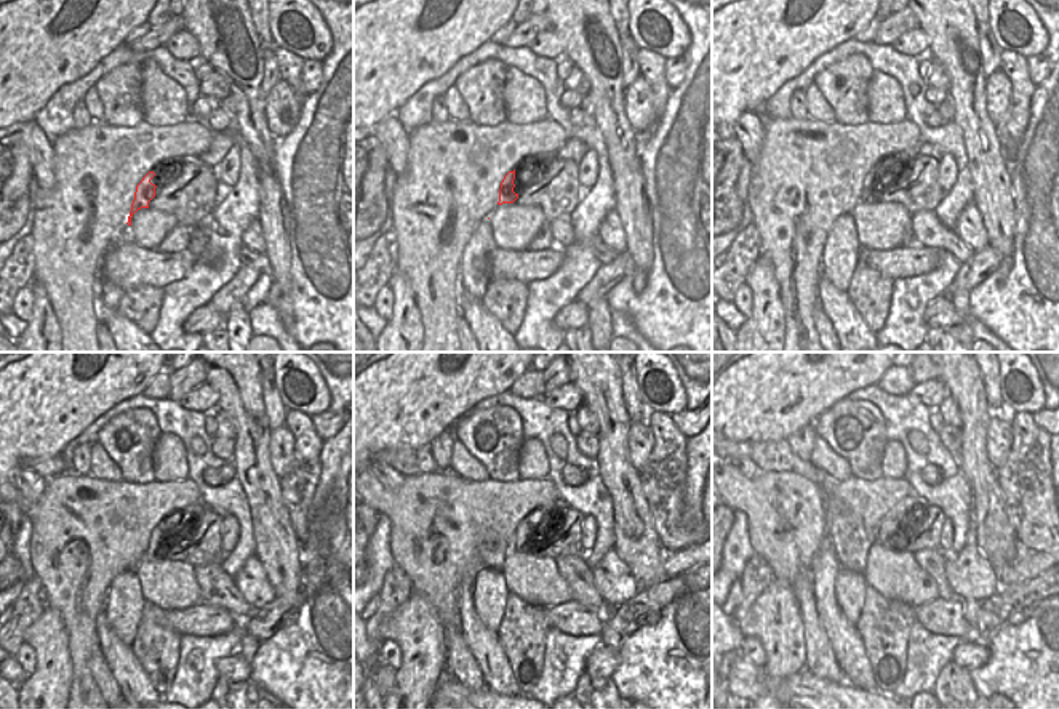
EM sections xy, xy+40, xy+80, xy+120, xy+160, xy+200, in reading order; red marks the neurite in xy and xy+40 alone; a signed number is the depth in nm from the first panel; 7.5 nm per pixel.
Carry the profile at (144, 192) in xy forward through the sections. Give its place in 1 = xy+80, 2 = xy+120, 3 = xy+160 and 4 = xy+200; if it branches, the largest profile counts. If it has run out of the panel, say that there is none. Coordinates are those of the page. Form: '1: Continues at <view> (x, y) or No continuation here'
1: Continues at xy+80 (869, 192)
2: Continues at xy+120 (179, 525)
3: Continues at xy+160 (541, 522)
4: Continues at xy+200 (904, 516)

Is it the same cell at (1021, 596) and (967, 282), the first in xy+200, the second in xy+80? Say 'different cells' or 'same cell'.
same cell

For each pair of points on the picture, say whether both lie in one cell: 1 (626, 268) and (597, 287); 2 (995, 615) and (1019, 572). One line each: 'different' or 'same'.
1: same
2: different

